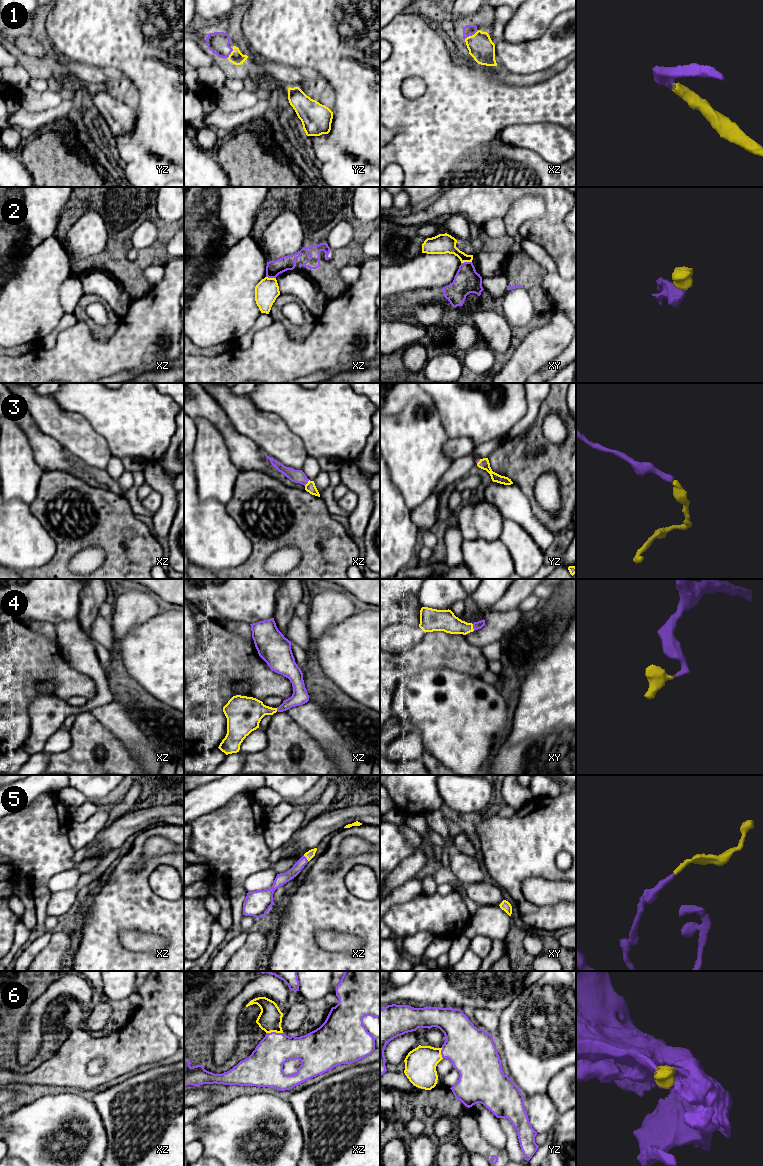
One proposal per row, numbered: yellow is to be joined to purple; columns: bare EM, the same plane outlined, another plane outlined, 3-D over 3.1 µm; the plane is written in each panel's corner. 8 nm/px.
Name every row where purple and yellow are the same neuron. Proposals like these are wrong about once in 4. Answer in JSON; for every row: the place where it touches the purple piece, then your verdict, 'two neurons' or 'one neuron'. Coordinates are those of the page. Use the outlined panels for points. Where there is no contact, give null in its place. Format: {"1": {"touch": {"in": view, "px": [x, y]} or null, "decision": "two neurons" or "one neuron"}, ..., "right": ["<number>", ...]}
{"1": {"touch": {"in": "xz", "px": [471, 35]}, "decision": "one neuron"}, "2": {"touch": {"in": "xy", "px": [466, 262]}, "decision": "two neurons"}, "3": {"touch": {"in": "xz", "px": [306, 483]}, "decision": "one neuron"}, "4": {"touch": {"in": "xy", "px": [473, 627]}, "decision": "one neuron"}, "5": {"touch": {"in": "xz", "px": [306, 858]}, "decision": "one neuron"}, "6": {"touch": {"in": "xz", "px": [274, 1032]}, "decision": "one neuron"}, "right": ["1", "3", "4", "5", "6"]}

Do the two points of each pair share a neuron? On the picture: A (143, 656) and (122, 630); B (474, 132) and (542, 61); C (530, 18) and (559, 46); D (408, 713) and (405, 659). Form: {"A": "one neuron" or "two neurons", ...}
{"A": "two neurons", "B": "two neurons", "C": "two neurons", "D": "two neurons"}

